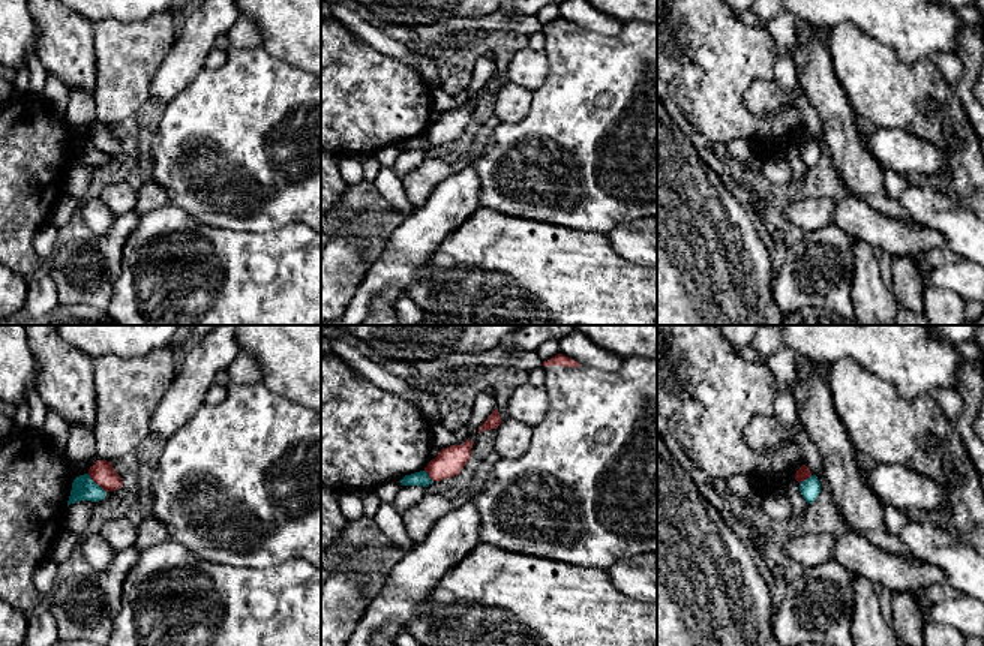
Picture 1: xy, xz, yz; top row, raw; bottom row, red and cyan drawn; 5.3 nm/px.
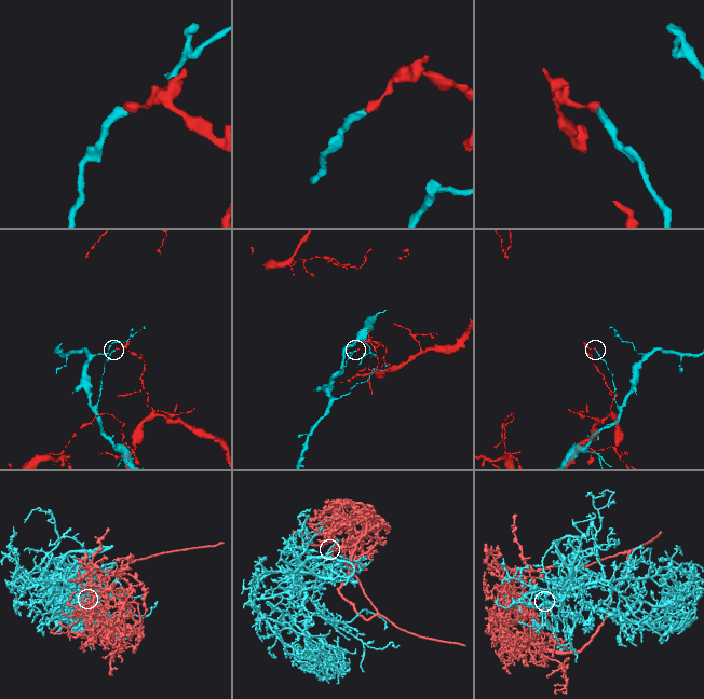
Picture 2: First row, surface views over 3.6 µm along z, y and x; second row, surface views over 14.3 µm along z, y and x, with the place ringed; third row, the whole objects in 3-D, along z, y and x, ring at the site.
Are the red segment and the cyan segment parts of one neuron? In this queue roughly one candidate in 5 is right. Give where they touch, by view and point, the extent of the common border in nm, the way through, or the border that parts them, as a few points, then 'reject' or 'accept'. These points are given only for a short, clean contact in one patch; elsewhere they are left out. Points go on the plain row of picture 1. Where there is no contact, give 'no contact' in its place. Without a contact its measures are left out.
meets red in xy at (96, 147); contact 140 nm long; reject

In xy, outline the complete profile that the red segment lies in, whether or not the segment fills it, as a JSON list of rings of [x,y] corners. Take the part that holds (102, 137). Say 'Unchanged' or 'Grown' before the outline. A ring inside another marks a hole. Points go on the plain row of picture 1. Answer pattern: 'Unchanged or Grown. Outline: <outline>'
Unchanged. Outline: [[[98,124],[93,130],[90,130],[88,139],[105,156],[112,156],[123,150],[122,142],[114,135],[111,126],[106,124]]]

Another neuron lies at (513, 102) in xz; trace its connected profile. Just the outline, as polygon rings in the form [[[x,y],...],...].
[[[507,82],[496,93],[494,115],[501,123],[513,123],[524,120],[532,103],[532,93],[519,84]]]

